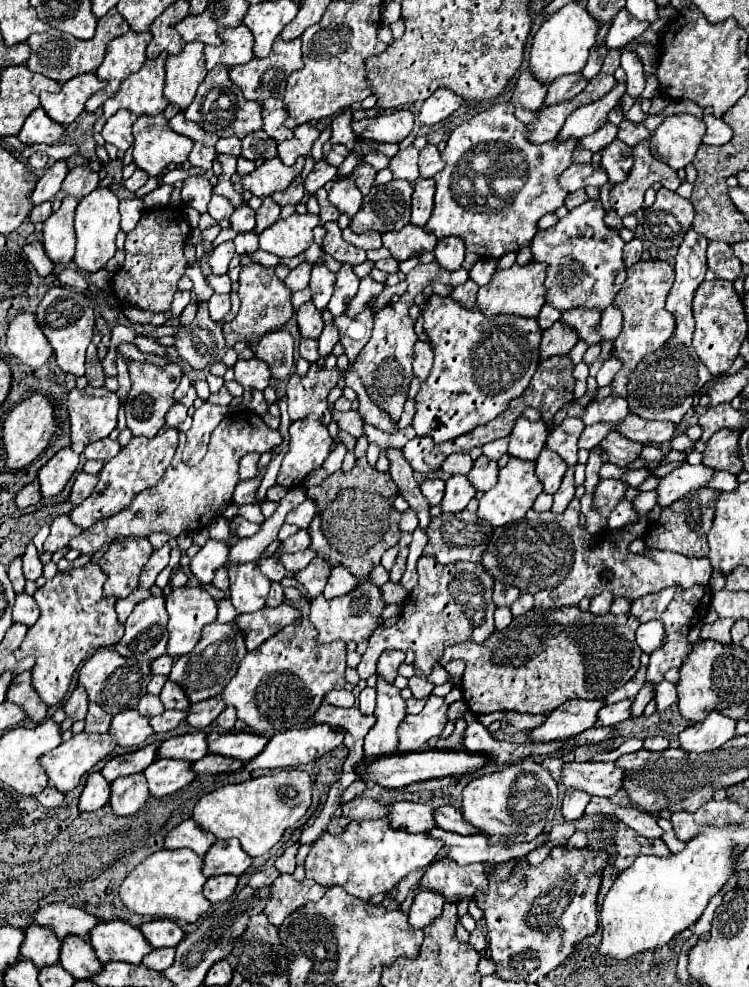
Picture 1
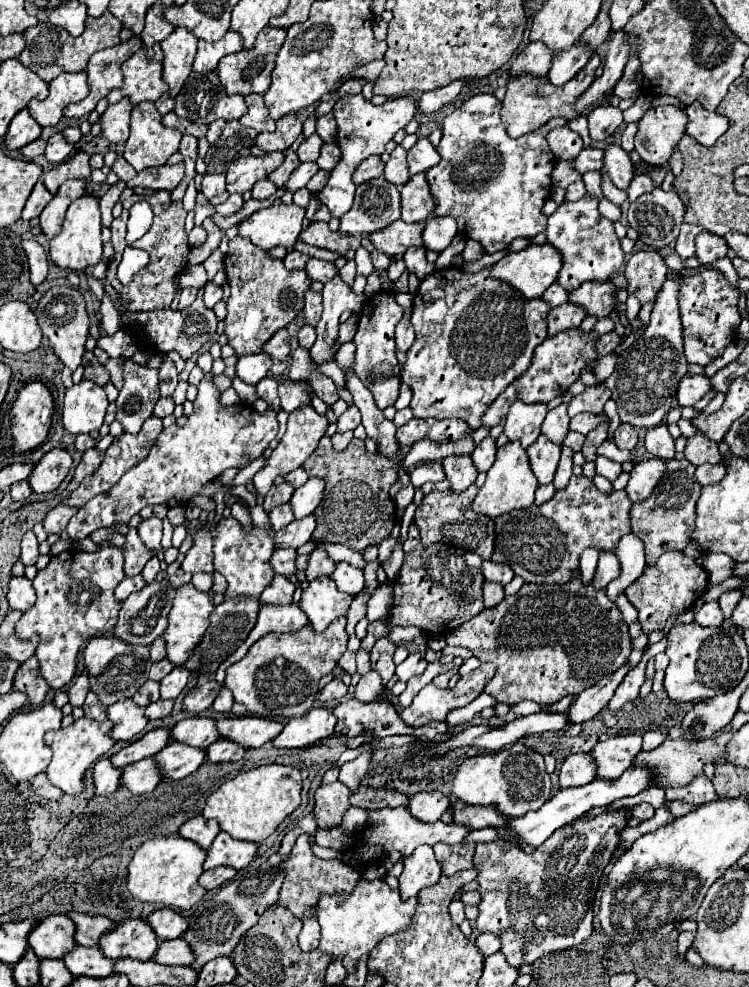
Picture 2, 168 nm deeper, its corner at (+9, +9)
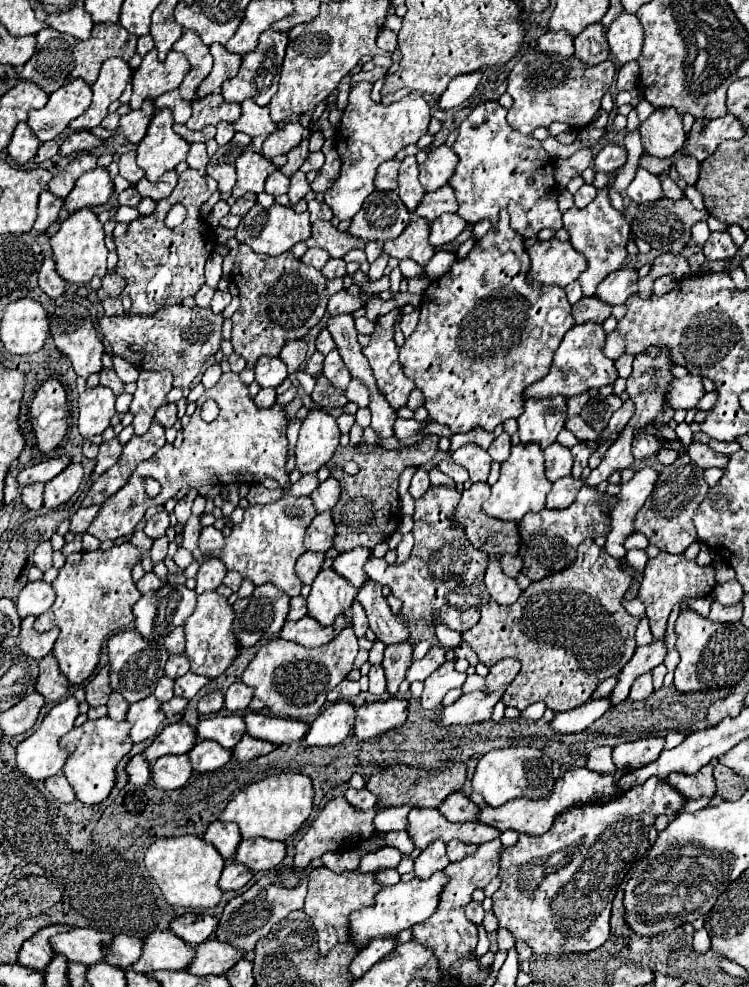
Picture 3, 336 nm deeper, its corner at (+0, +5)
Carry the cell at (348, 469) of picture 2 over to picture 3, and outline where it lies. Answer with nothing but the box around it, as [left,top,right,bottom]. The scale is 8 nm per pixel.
[326,436,440,552]

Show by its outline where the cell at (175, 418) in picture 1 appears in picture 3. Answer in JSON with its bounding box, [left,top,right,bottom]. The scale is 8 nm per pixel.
[156,404,178,428]

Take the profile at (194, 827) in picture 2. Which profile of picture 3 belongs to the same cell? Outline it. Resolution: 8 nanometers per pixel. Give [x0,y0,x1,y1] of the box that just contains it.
[204,822,242,860]

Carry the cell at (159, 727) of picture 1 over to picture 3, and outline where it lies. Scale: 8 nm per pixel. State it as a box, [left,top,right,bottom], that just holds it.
[162,696,188,718]

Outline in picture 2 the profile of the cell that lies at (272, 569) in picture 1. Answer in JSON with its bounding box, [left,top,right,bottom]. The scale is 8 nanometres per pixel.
[271,548,297,576]

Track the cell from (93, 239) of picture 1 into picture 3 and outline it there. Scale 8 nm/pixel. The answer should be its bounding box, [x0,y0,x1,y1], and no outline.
[50,208,108,284]

